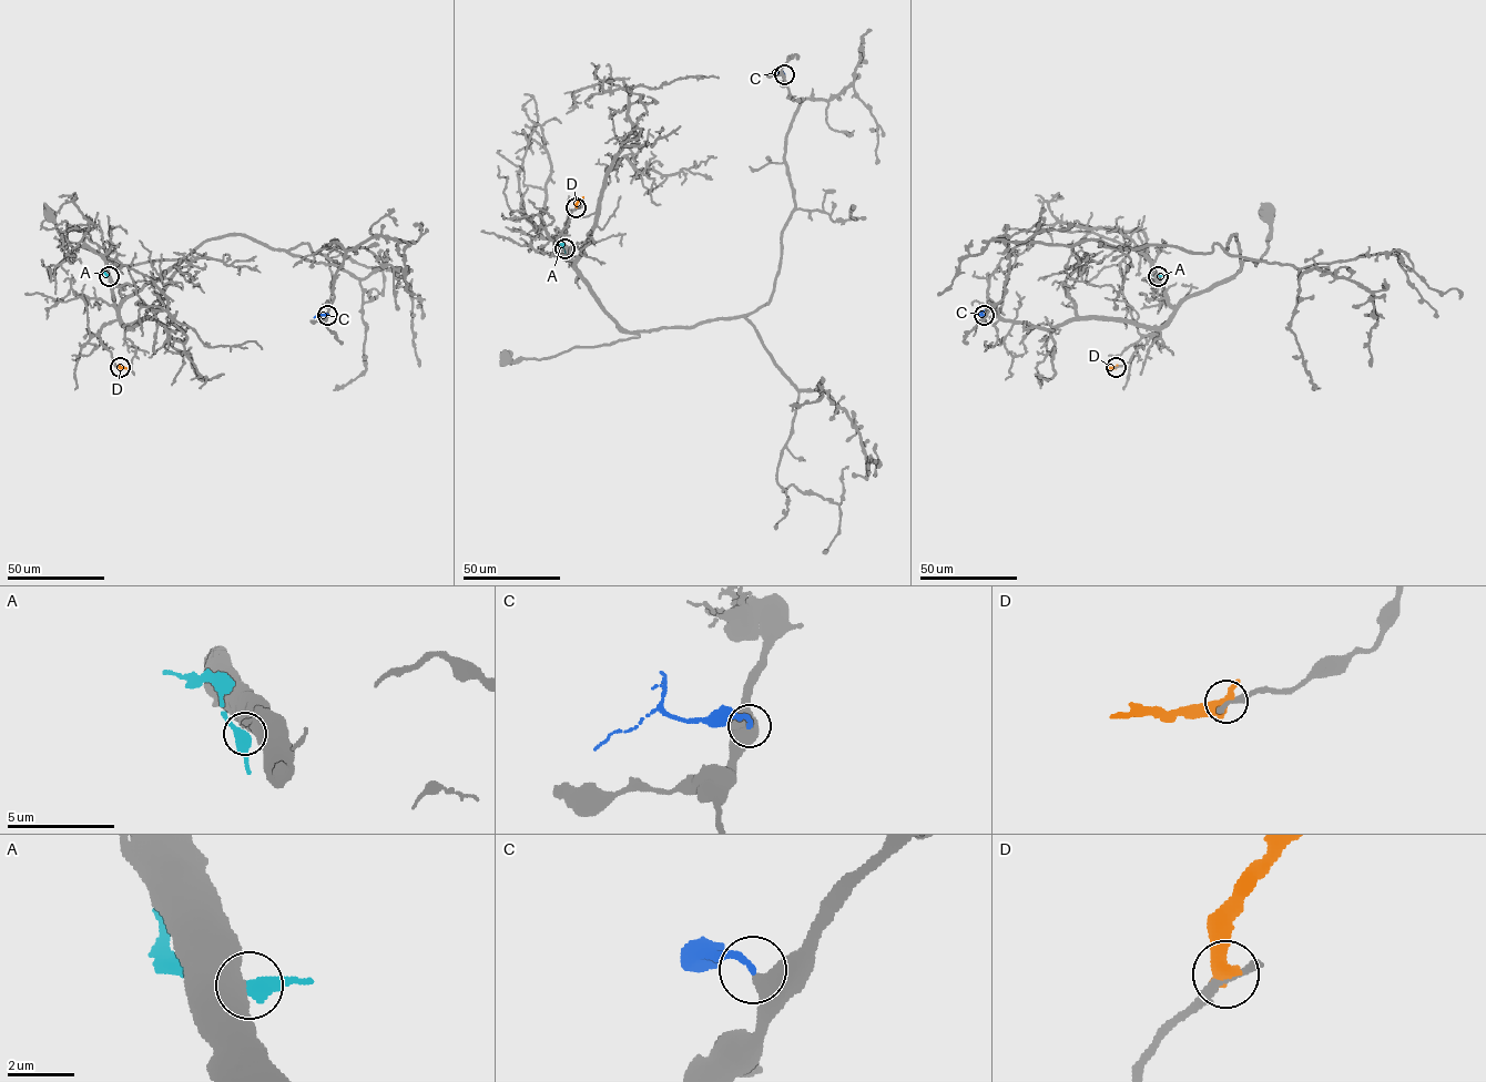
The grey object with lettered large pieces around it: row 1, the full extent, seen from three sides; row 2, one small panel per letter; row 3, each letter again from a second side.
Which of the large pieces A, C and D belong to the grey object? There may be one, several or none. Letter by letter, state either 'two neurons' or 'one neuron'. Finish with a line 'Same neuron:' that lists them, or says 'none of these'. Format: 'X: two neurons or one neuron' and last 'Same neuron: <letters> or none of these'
A: two neurons
C: two neurons
D: two neurons
Same neuron: none of these

